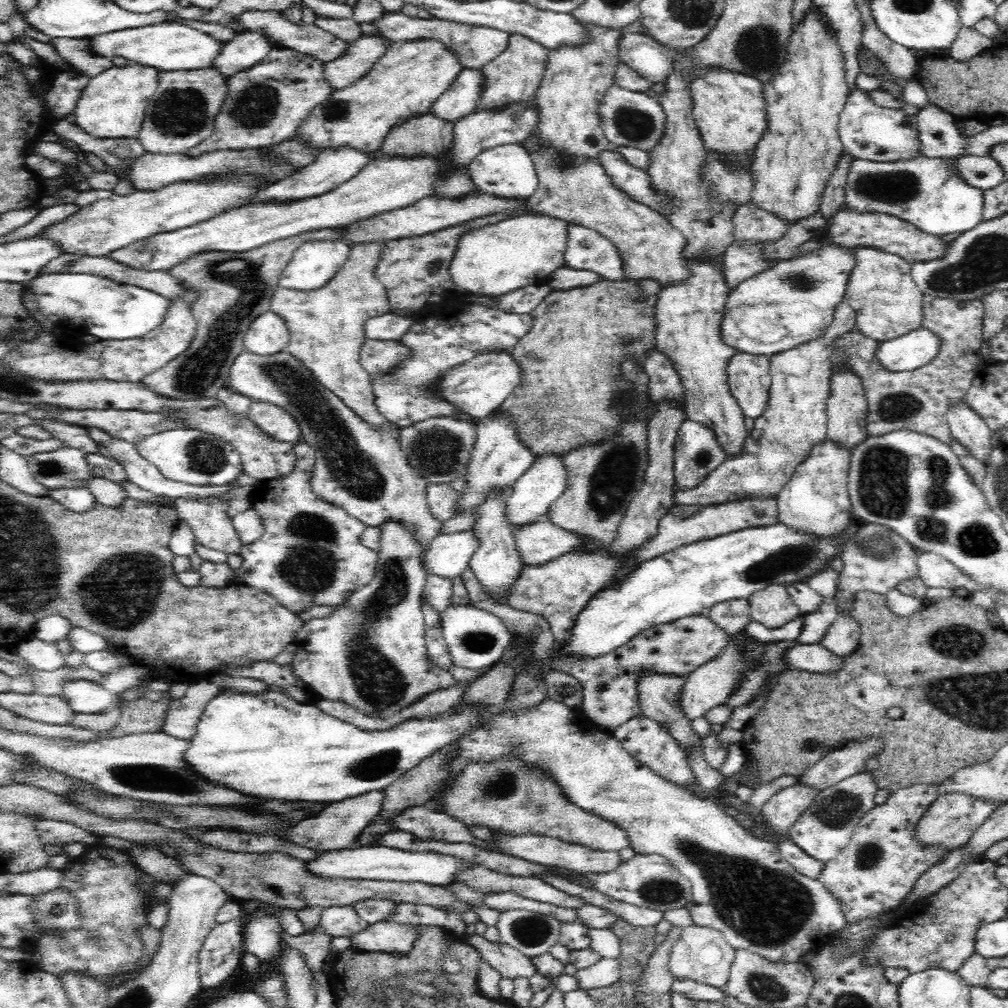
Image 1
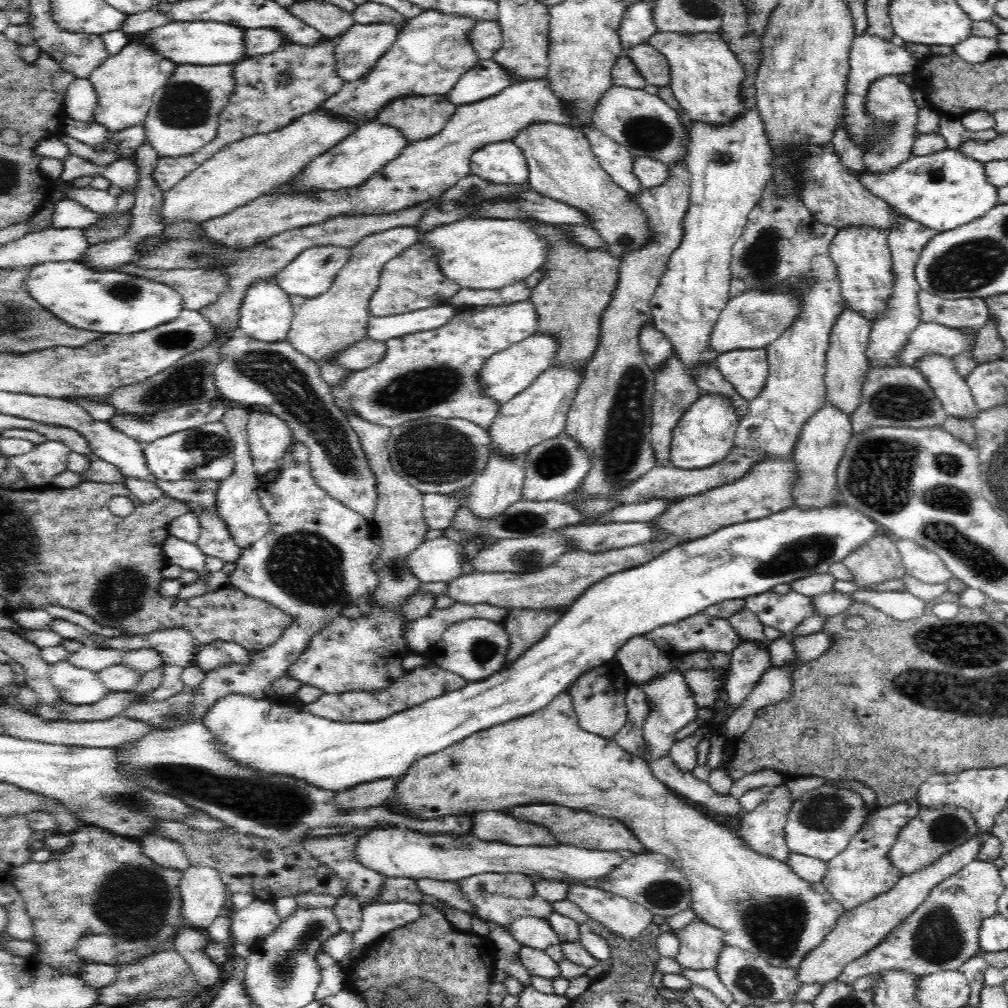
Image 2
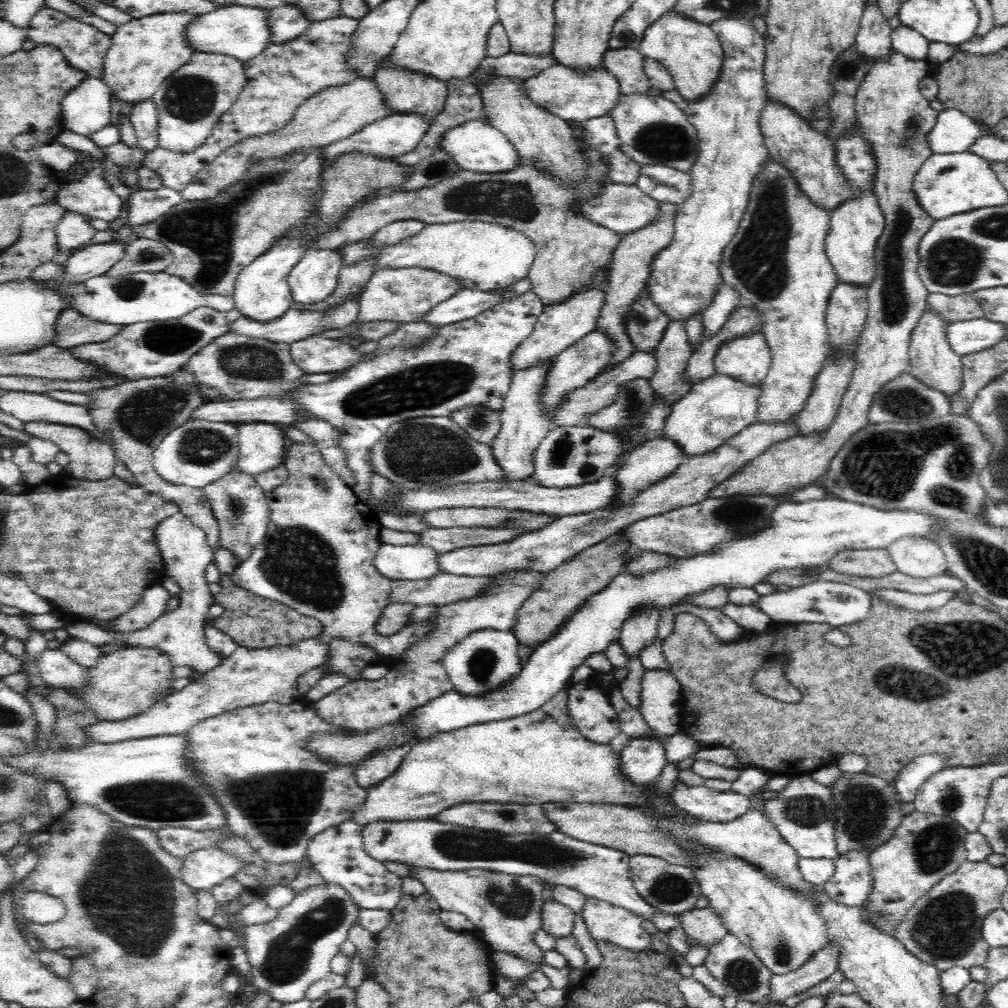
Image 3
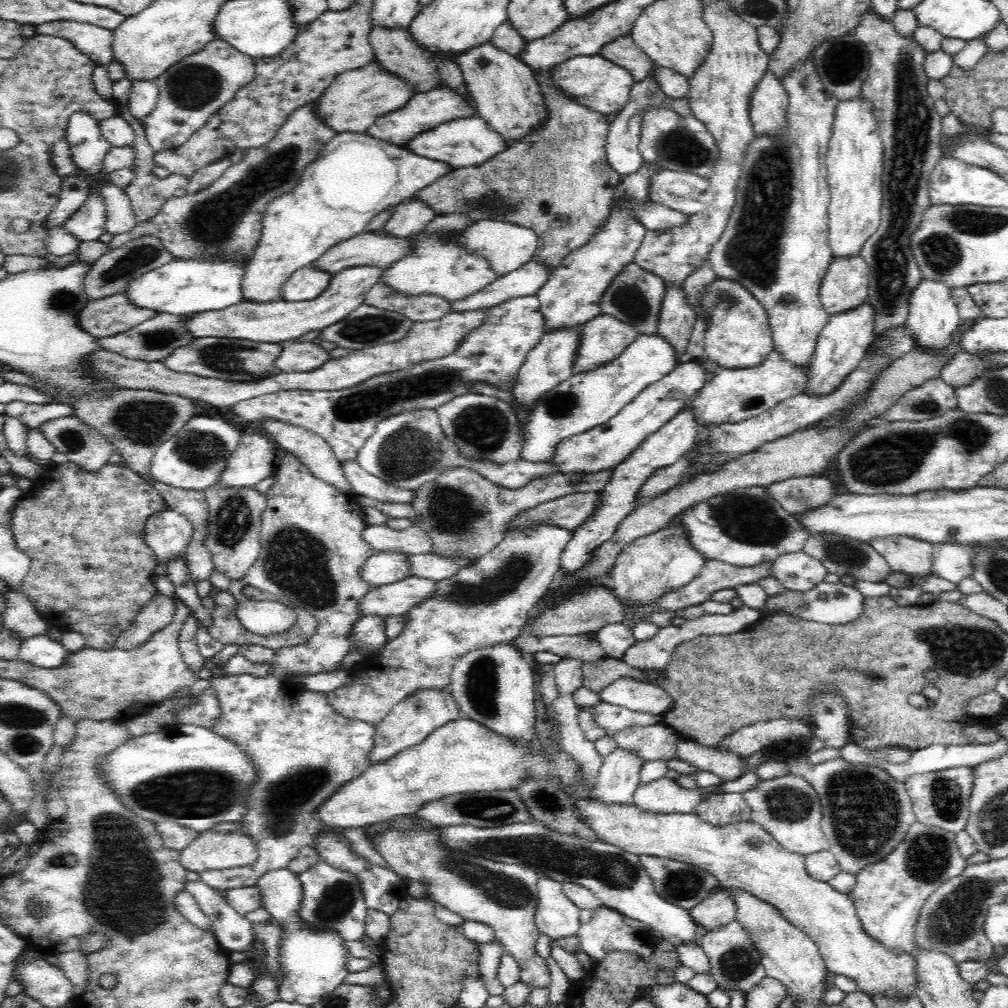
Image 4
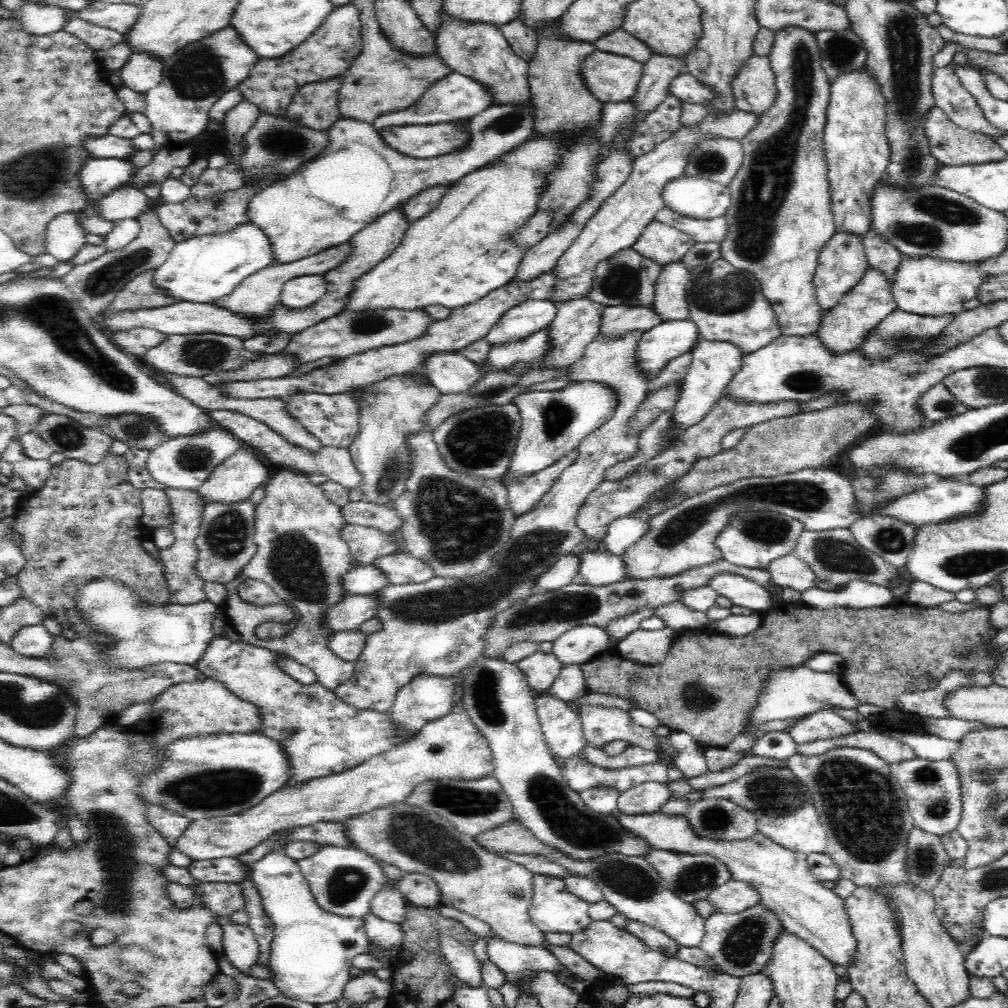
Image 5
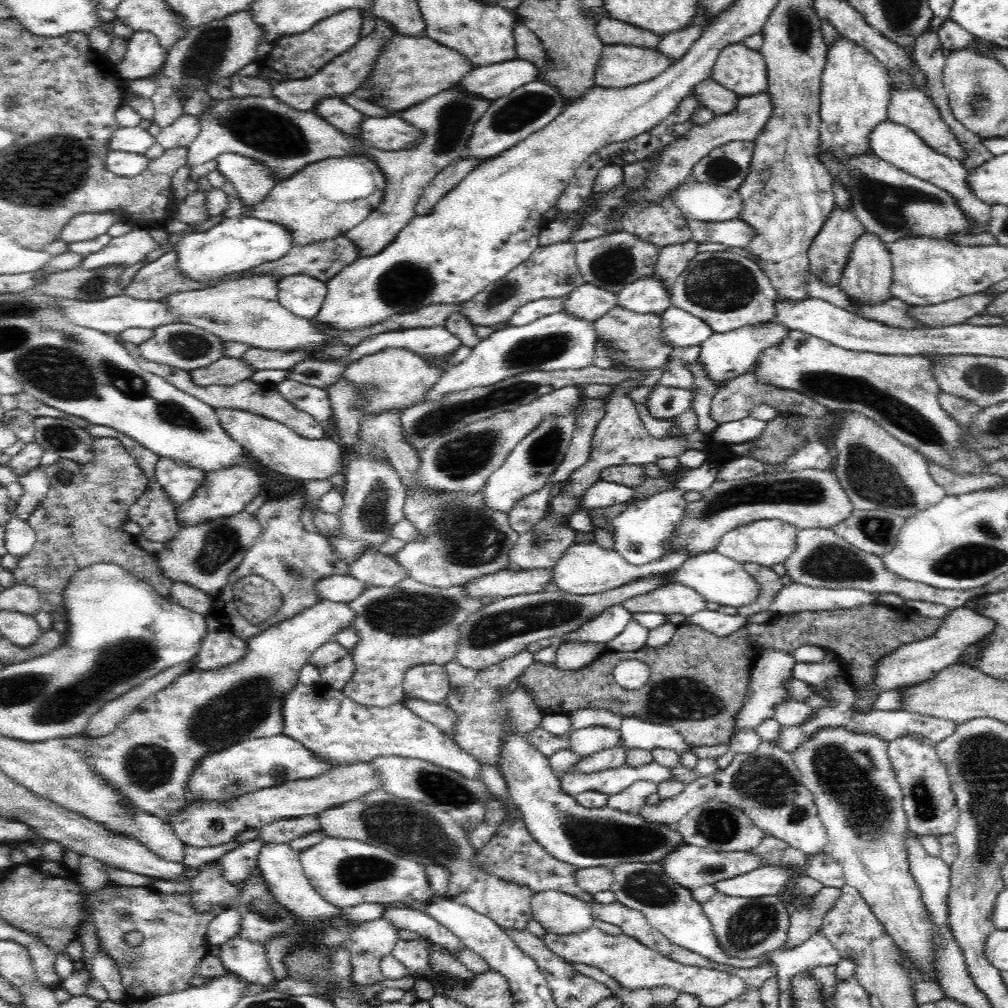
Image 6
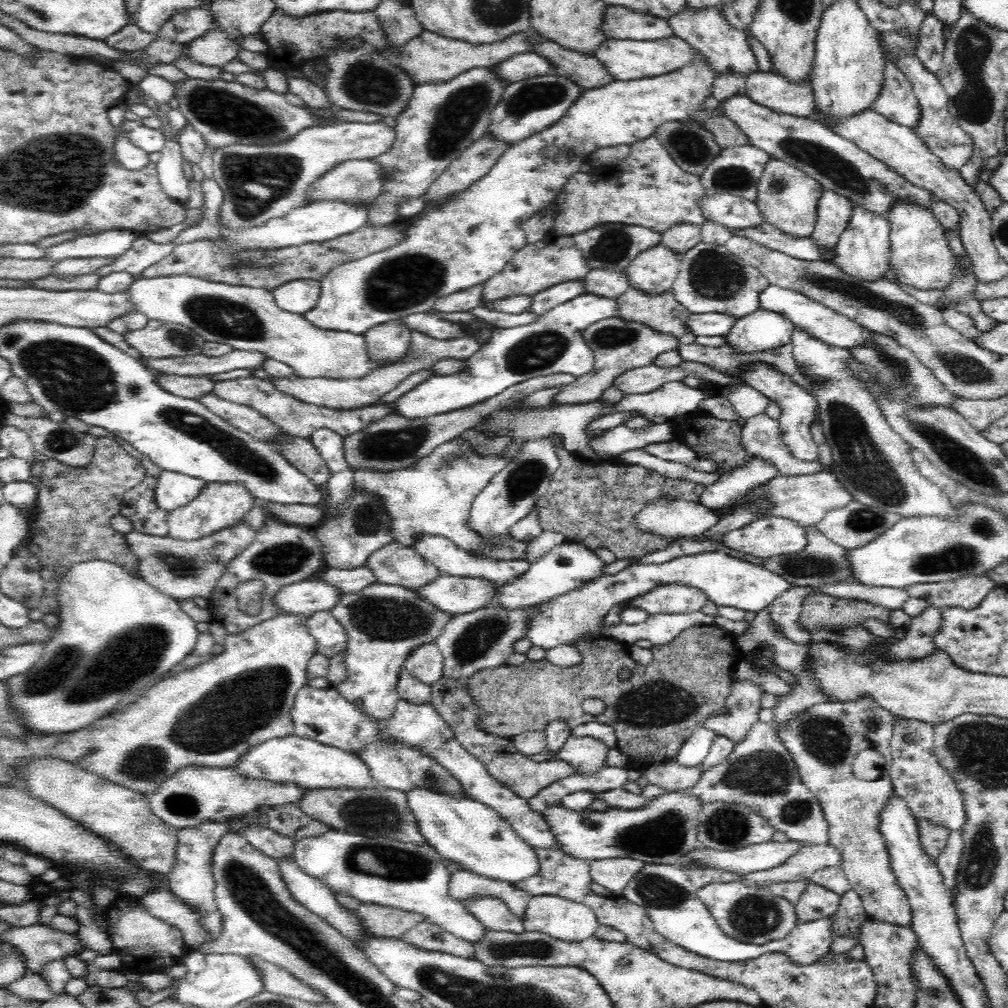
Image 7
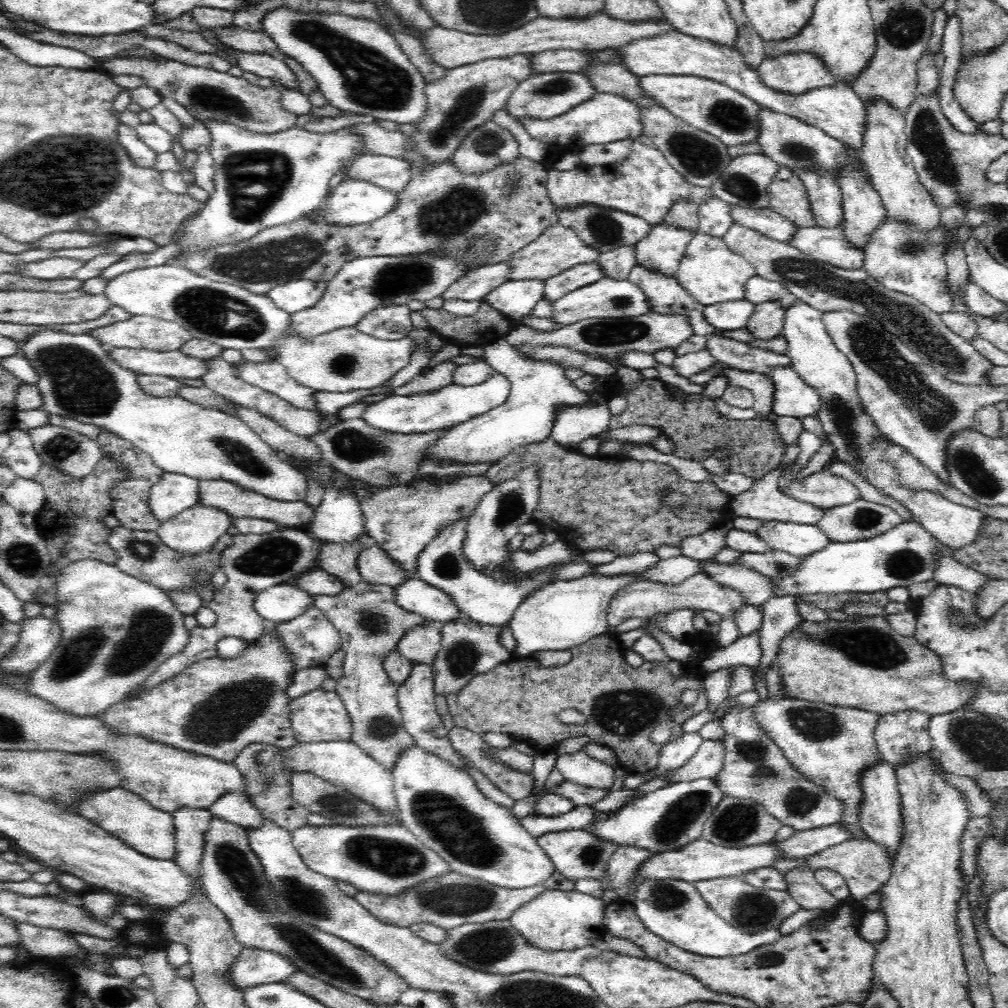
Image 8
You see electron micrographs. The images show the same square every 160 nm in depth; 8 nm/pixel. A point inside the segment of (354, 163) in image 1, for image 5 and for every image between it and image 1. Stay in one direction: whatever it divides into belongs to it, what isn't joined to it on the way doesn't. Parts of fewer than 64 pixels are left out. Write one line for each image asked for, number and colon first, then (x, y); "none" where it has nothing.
2: (372, 145)
3: (399, 132)
4: (424, 111)
5: (456, 96)

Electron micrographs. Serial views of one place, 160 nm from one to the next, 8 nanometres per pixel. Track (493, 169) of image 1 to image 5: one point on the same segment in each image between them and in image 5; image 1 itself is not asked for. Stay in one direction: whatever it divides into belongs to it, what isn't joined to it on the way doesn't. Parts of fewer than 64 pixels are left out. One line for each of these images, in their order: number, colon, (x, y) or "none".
2: (503, 162)
3: (477, 146)
4: (463, 142)
5: (420, 141)

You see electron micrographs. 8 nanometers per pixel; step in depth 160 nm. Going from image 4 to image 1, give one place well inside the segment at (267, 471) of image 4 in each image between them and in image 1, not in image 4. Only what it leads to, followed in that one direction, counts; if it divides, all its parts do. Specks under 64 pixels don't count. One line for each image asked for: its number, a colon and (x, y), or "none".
1: (272, 420)
2: (269, 437)
3: (262, 446)

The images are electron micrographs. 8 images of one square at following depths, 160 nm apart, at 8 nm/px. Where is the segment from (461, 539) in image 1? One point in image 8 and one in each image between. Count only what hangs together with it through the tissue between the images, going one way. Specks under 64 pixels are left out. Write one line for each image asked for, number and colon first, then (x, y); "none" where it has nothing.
2: (438, 560)
3: (396, 562)
4: (385, 567)
5: (366, 579)
6: (338, 588)
7: (304, 597)
8: (279, 603)

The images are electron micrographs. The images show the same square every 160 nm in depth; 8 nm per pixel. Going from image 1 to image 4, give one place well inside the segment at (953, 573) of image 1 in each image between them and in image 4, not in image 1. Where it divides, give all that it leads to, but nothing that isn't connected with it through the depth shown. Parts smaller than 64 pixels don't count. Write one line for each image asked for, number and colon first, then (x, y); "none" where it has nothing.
2: (920, 562)
3: (915, 556)
4: (911, 556)

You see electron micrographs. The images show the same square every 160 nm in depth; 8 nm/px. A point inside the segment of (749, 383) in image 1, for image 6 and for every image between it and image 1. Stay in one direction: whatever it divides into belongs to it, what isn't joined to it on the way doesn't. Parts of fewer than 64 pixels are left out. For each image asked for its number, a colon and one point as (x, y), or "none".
2: (747, 369)
3: (748, 358)
4: (739, 335)
5: (727, 304)
6: (726, 290)

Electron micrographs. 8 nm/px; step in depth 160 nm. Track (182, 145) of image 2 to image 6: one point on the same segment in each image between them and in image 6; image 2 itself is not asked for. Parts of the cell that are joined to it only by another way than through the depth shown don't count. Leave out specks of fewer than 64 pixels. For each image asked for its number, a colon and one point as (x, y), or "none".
3: (190, 101)
4: (192, 90)
5: (194, 77)
6: (217, 49)

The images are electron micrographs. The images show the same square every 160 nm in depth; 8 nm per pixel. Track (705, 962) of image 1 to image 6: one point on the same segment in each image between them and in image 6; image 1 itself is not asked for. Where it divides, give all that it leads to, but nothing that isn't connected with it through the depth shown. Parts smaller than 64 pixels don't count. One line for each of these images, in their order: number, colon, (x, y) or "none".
2: (700, 943)
3: (703, 926)
4: (719, 909)
5: (735, 896)
6: (769, 880)

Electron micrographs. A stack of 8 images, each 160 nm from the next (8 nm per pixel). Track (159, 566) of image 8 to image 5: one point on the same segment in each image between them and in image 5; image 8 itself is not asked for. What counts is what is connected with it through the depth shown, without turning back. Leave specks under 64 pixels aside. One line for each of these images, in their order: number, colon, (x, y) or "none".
5: (225, 543)
6: (203, 556)
7: (183, 569)

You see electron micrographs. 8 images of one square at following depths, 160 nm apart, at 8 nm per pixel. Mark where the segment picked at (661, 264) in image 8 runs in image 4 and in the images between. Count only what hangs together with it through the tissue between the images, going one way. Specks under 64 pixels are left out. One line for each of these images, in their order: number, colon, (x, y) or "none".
4: (604, 338)
5: (618, 320)
6: (647, 294)
7: (654, 270)

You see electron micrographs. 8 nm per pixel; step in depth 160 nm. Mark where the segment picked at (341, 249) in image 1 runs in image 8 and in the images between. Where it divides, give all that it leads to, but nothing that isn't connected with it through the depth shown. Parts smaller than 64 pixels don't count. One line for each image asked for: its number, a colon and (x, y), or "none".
2: (311, 273)
3: (314, 279)
4: (306, 283)
5: (302, 292)
6: (302, 295)
7: (297, 297)
8: (299, 295)

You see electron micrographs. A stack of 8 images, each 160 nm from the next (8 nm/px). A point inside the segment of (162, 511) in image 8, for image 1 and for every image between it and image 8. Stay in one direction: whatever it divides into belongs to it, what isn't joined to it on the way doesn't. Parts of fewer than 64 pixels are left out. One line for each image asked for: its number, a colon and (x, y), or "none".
1: (190, 456)
2: (205, 454)
3: (200, 452)
4: (194, 458)
5: (184, 463)
6: (179, 482)
7: (173, 490)

